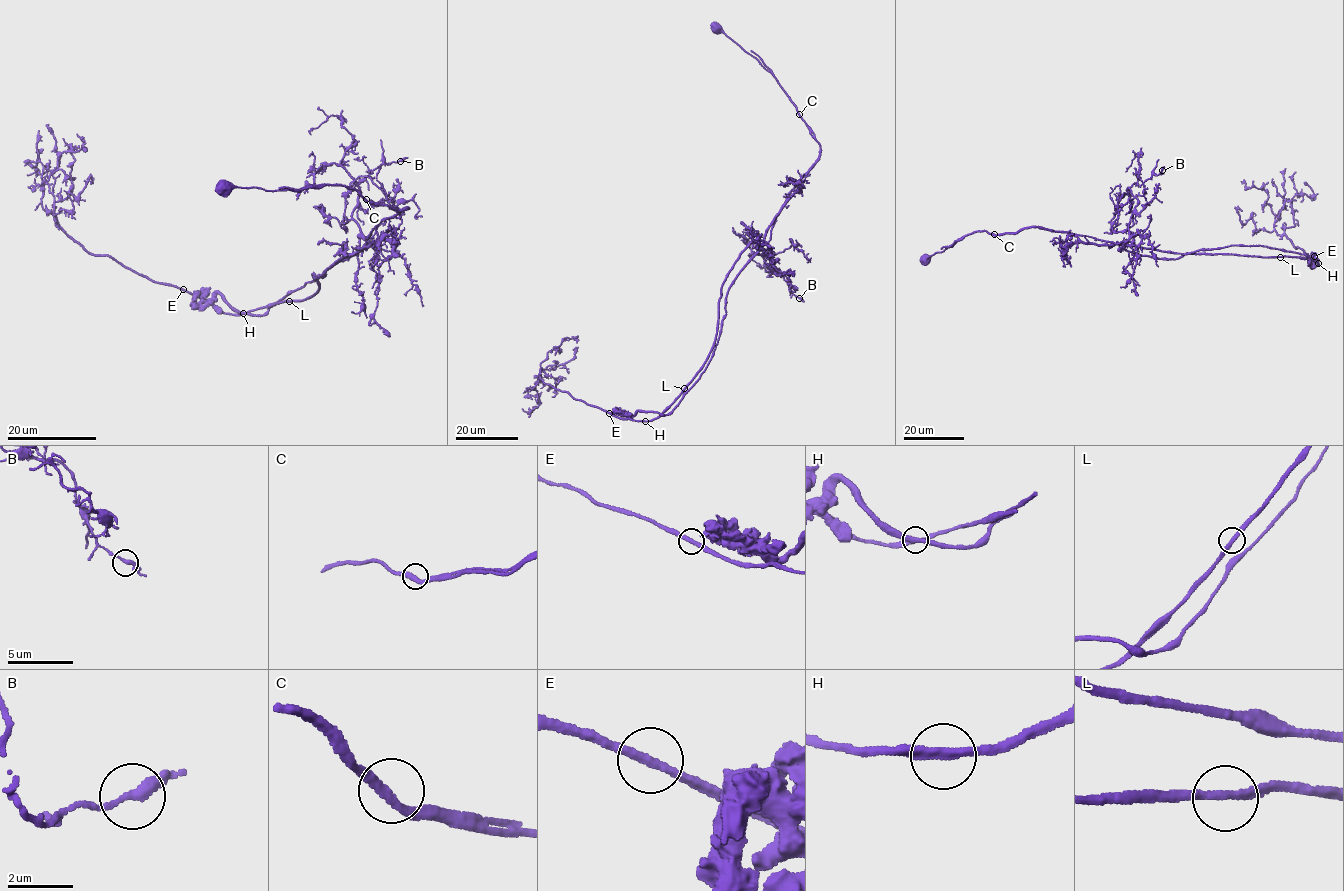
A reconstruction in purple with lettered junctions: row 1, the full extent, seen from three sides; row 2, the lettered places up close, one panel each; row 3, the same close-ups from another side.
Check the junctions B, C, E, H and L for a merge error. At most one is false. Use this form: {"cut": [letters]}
{"cut": ["C"]}

